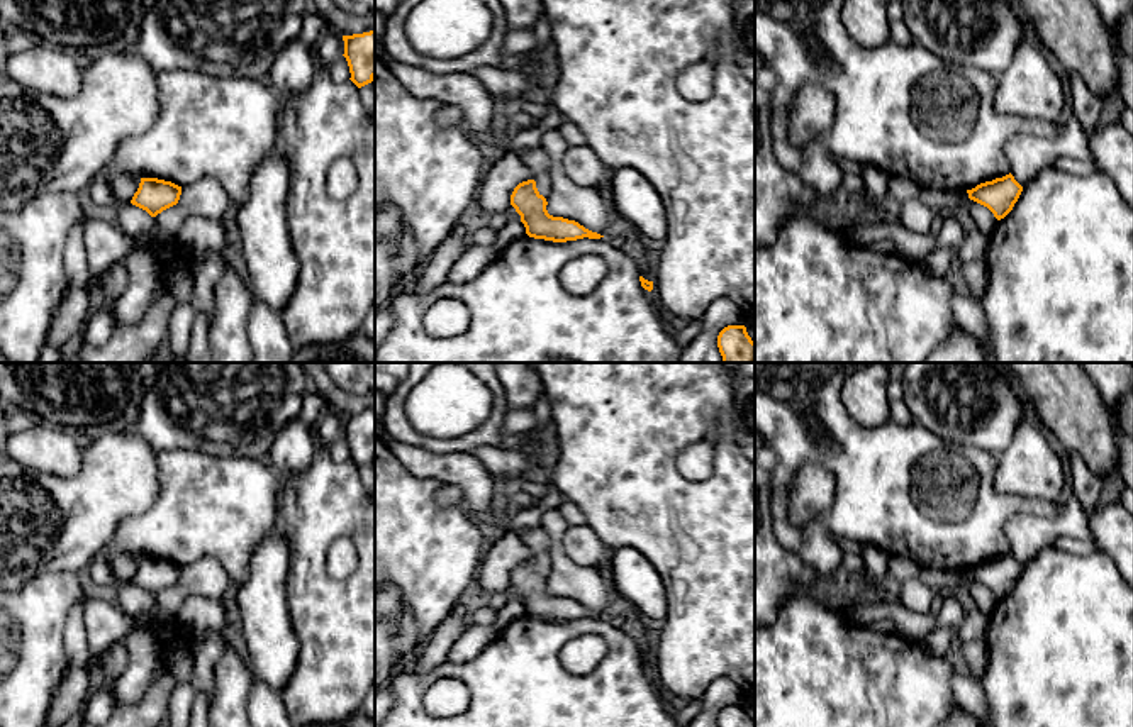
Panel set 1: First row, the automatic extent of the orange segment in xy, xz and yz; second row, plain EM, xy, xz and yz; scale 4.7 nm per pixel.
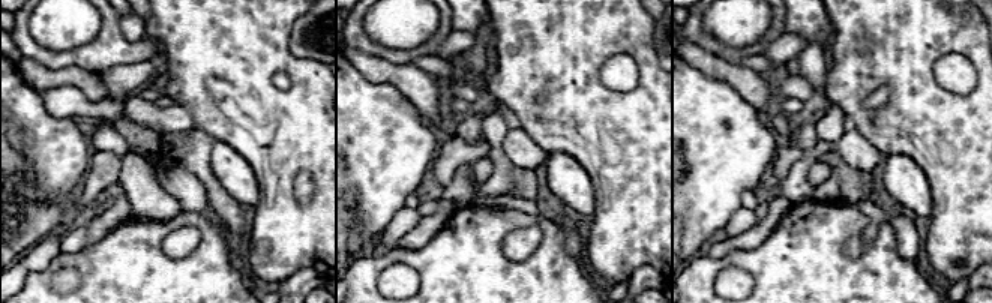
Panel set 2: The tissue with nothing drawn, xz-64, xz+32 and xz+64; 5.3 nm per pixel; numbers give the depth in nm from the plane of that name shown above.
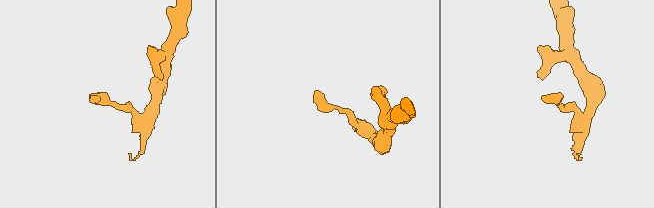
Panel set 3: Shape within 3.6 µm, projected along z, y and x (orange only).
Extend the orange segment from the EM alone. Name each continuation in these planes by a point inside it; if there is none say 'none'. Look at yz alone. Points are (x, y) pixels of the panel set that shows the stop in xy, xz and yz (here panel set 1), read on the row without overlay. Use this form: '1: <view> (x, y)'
none

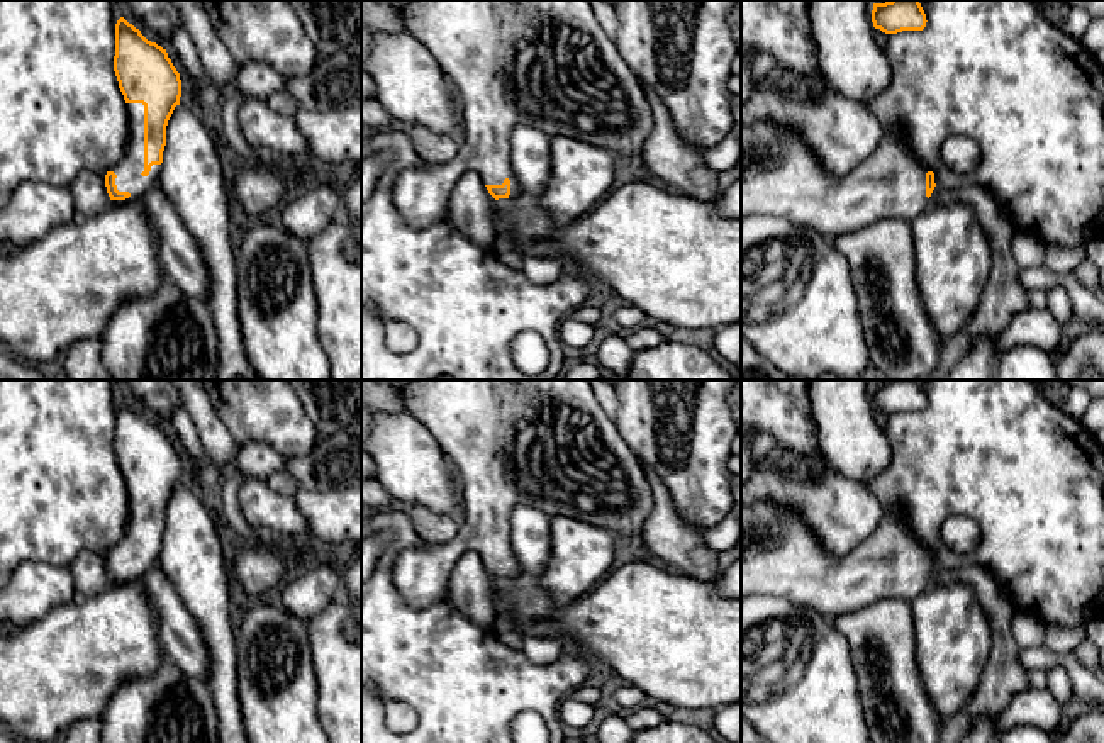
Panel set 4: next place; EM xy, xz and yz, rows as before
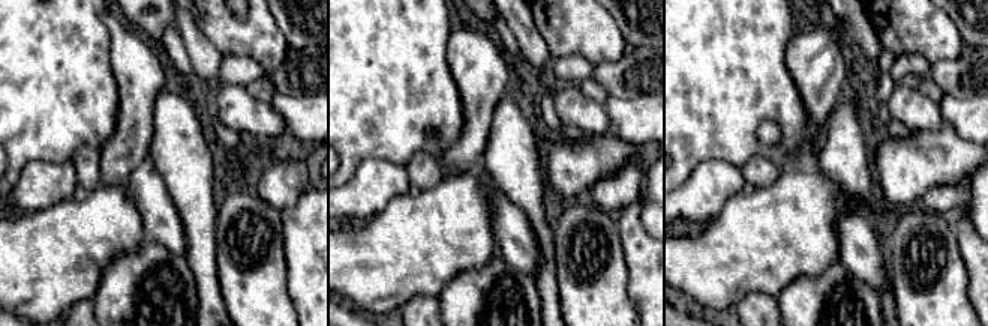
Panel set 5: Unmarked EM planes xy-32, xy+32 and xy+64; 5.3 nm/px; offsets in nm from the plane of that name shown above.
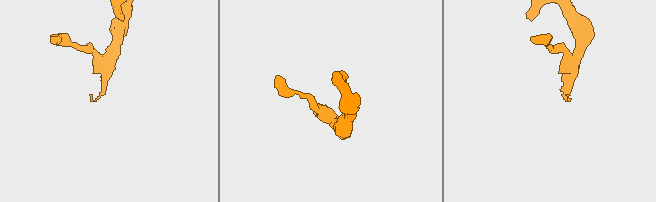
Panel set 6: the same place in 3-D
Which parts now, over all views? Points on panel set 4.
1: xy (131, 545)

